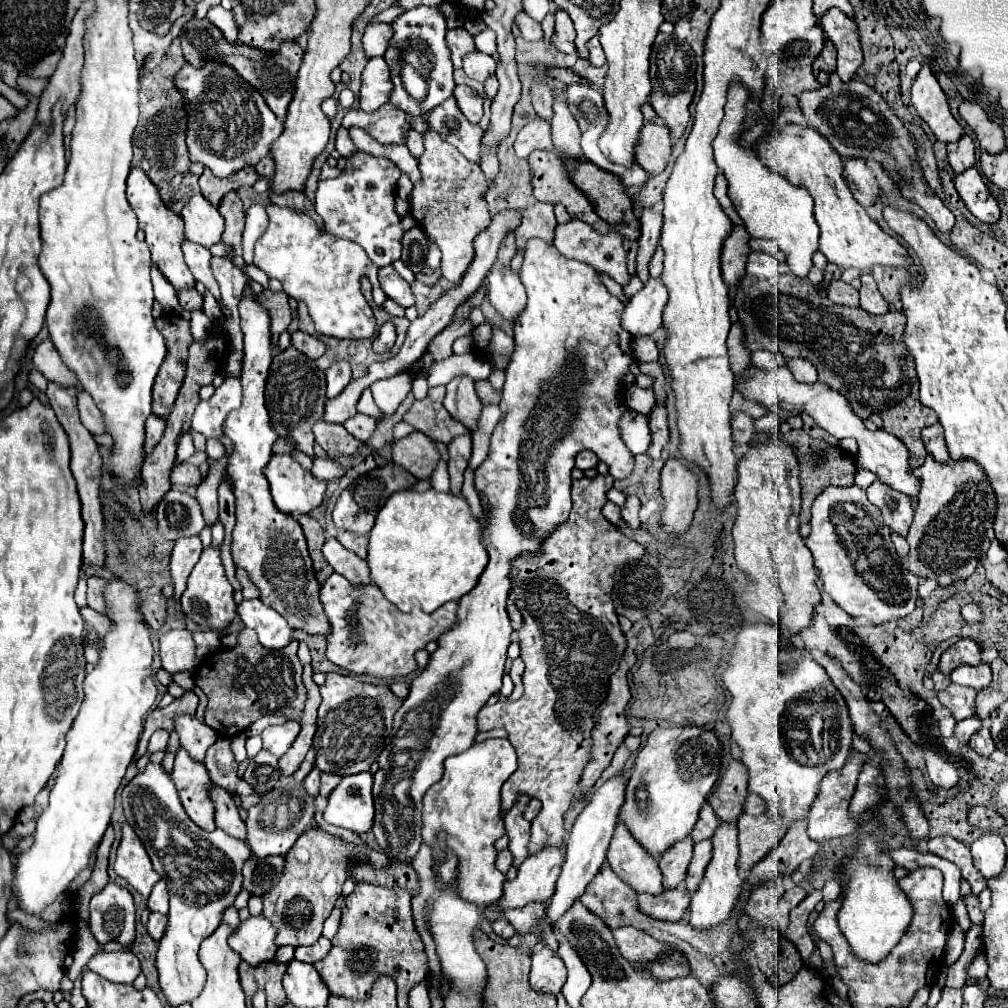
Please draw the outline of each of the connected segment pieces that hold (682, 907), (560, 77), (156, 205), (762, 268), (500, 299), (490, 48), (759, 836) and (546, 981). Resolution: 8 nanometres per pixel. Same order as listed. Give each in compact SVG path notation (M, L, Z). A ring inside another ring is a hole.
M678 886L672 890L664 890L660 896L638 894L636 902L638 902L640 912L648 914L654 920L678 922L682 918L682 914L688 910L690 896L682 886Z
M556 68L556 70L550 70L550 74L552 74L558 82L562 82L562 84L576 84L576 82L580 82L580 84L588 84L588 80L576 76L570 68Z
M138 168L130 170L128 176L128 202L134 210L134 214L138 216L140 228L146 232L146 244L152 252L152 262L160 268L160 272L168 278L168 282L176 288L194 288L194 276L190 274L186 262L184 262L184 254L180 248L180 242L184 240L184 226L182 220L176 216L176 212L170 212L164 202L158 196L156 186L150 182L150 178L146 178L146 174Z
M750 252L746 262L746 274L754 278L772 278L776 276L776 258L764 252Z
M494 264L486 276L486 294L492 306L510 322L514 322L520 314L520 310L526 306L526 290L522 286L522 280L518 272L512 270L512 266Z
M486 28L474 40L476 40L476 50L486 52L486 54L494 54L496 52L496 34L494 34L494 30Z
M742 814L738 818L738 848L740 848L738 868L742 872L748 872L772 848L776 848L778 842L782 842L786 830L788 826L780 814L778 816Z
M538 946L532 954L530 986L540 992L558 994L566 982L566 966L562 958L548 946Z

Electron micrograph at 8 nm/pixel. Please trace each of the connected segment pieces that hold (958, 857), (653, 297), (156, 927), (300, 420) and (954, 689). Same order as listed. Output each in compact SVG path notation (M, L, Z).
M940 836L940 838L932 838L928 842L928 852L940 856L940 858L946 858L950 862L954 862L962 876L970 882L972 886L972 892L974 894L980 894L984 888L986 888L986 880L974 870L972 866L972 854L970 854L970 848L964 846L962 842L954 840L954 838L946 838L946 836Z
M650 278L644 288L634 294L624 308L622 326L634 336L650 336L662 326L662 310L668 300L668 290L660 278Z
M152 912L146 928L148 928L148 934L158 942L162 938L162 934L164 934L164 928L166 928L166 916L162 916L158 912Z
M292 346L274 354L270 374L266 380L266 408L270 414L272 428L278 432L280 438L292 440L298 450L314 456L314 434L312 424L322 418L326 404L326 376L316 366L312 358L306 358L306 354L294 350Z
M950 684L946 690L942 690L942 692L938 694L938 700L940 700L948 710L952 710L952 714L954 714L956 720L964 720L964 718L976 716L976 712L974 712L976 690L974 690L974 688Z

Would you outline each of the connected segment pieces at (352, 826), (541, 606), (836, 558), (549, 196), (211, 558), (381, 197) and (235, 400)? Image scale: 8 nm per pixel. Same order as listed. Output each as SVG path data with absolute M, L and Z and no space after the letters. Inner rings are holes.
M362 772L356 776L344 776L342 782L328 796L328 806L322 812L328 824L364 834L374 824L372 802L372 774Z
M610 474L574 480L570 518L558 524L558 528L542 540L536 554L524 552L512 560L510 600L518 606L524 618L522 628L518 630L520 658L526 664L522 676L524 694L518 702L496 702L494 706L484 706L476 718L478 730L504 728L518 754L518 770L502 786L502 812L506 814L518 802L520 794L538 798L544 804L544 812L532 822L532 854L536 854L542 846L558 846L558 842L564 842L566 830L562 828L562 816L570 808L582 770L592 758L594 712L604 702L608 694L608 680L618 670L620 656L626 650L626 638L618 626L618 614L614 612L610 592L614 588L616 568L642 558L644 546L614 530L614 526L610 526L610 522L602 516L606 492L612 488L612 482Z
M828 486L812 504L810 518L812 532L806 538L806 546L814 554L814 564L818 566L818 576L822 580L824 592L850 616L866 616L874 624L888 622L892 618L904 618L916 608L916 576L902 566L902 558L896 554L896 548L890 538L890 530L882 522L880 510L868 502L866 492L852 486Z
M534 150L534 152L526 158L526 162L528 162L528 166L530 166L530 174L532 174L530 182L532 182L532 190L534 190L534 198L536 198L536 200L552 202L552 204L562 202L562 204L566 206L566 210L570 212L572 218L580 218L582 222L590 224L590 226L596 228L598 232L606 232L606 230L610 228L610 226L594 212L594 208L592 208L592 204L588 202L588 198L586 198L582 192L578 192L578 190L574 188L574 184L570 182L570 178L566 178L566 168L564 168L562 160L556 156L556 152L552 152L552 150Z
M218 546L204 548L198 564L194 566L192 574L188 576L188 586L180 598L182 612L198 624L208 624L212 628L224 628L236 616L236 604L234 604L232 596L234 596L234 588L230 586L230 582L226 578L222 558L220 558L220 548Z
M356 152L350 158L344 174L318 184L316 212L324 218L324 226L338 238L360 244L372 262L380 268L392 264L400 256L400 216L394 212L396 180L400 170L386 158L374 158L366 152Z
M226 378L222 386L216 388L210 400L198 402L190 428L194 432L204 434L206 438L220 438L222 422L230 410L236 410L236 406L240 406L240 398L242 398L240 378Z

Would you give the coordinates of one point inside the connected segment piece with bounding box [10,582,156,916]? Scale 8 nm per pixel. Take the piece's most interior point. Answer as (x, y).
(118, 692)

